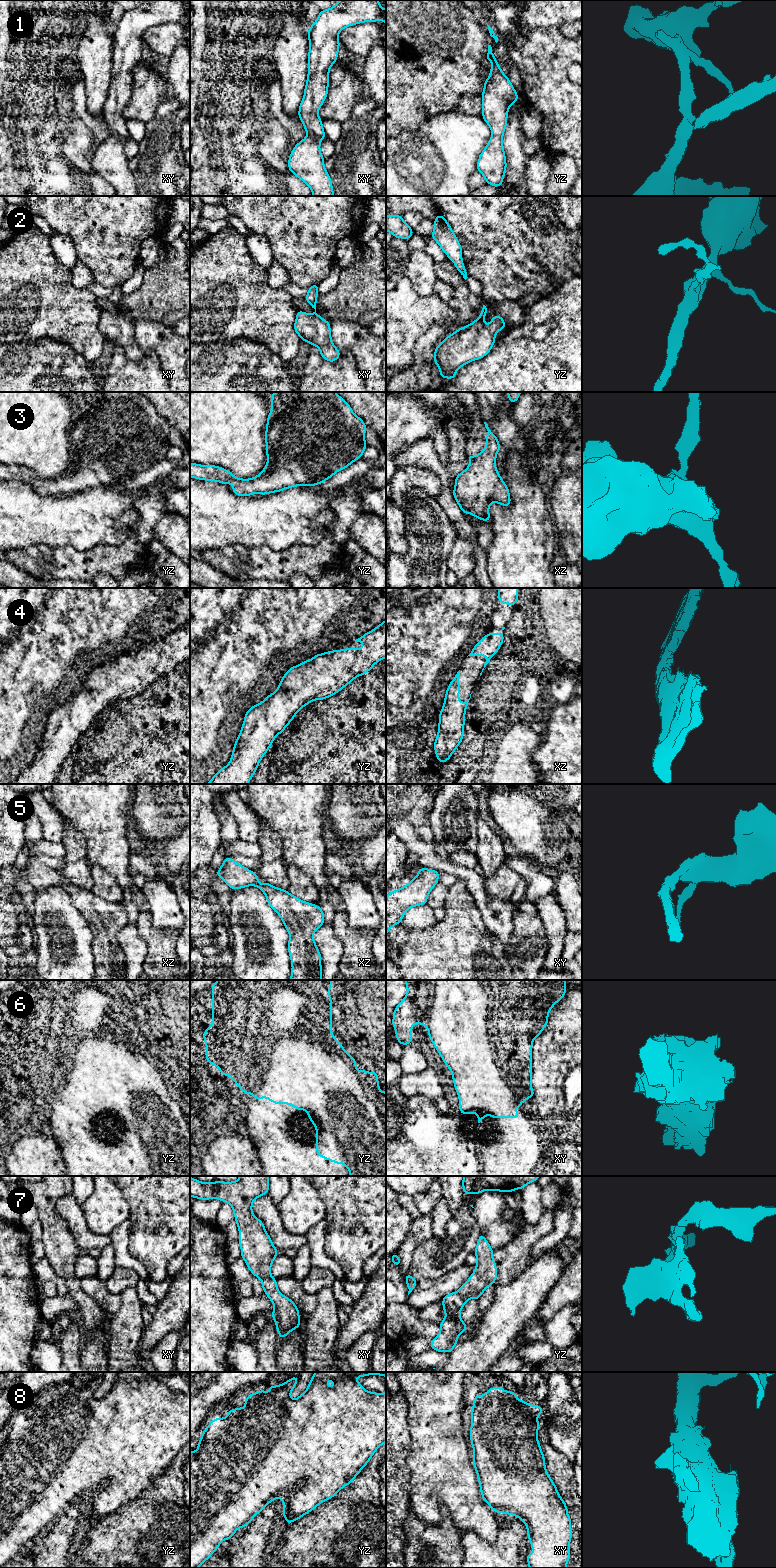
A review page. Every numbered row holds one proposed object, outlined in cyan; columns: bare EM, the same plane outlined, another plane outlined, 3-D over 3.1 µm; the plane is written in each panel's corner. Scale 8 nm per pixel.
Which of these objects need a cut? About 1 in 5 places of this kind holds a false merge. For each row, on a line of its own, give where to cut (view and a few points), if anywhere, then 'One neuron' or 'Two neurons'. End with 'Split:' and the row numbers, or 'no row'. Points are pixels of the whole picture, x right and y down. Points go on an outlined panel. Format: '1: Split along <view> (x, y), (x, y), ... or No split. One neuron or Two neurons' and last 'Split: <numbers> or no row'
1: No split. One neuron
2: No split. One neuron
3: No split. One neuron
4: No split. One neuron
5: No split. One neuron
6: No split. One neuron
7: No split. One neuron
8: No split. One neuron
Split: no row

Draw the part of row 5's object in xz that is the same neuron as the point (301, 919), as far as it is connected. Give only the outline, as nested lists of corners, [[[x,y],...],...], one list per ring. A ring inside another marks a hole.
[[[230,857],[224,858],[215,875],[232,890],[257,886],[265,894],[268,904],[280,916],[290,936],[290,980],[322,980],[322,957],[313,938],[314,932],[324,924],[324,912],[319,906],[302,901],[270,883],[261,884],[256,873]]]

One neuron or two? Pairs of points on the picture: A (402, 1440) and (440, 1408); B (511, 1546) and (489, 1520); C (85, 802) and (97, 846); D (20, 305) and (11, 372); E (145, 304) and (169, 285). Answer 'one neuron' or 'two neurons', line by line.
A: two neurons
B: two neurons
C: one neuron
D: two neurons
E: one neuron

